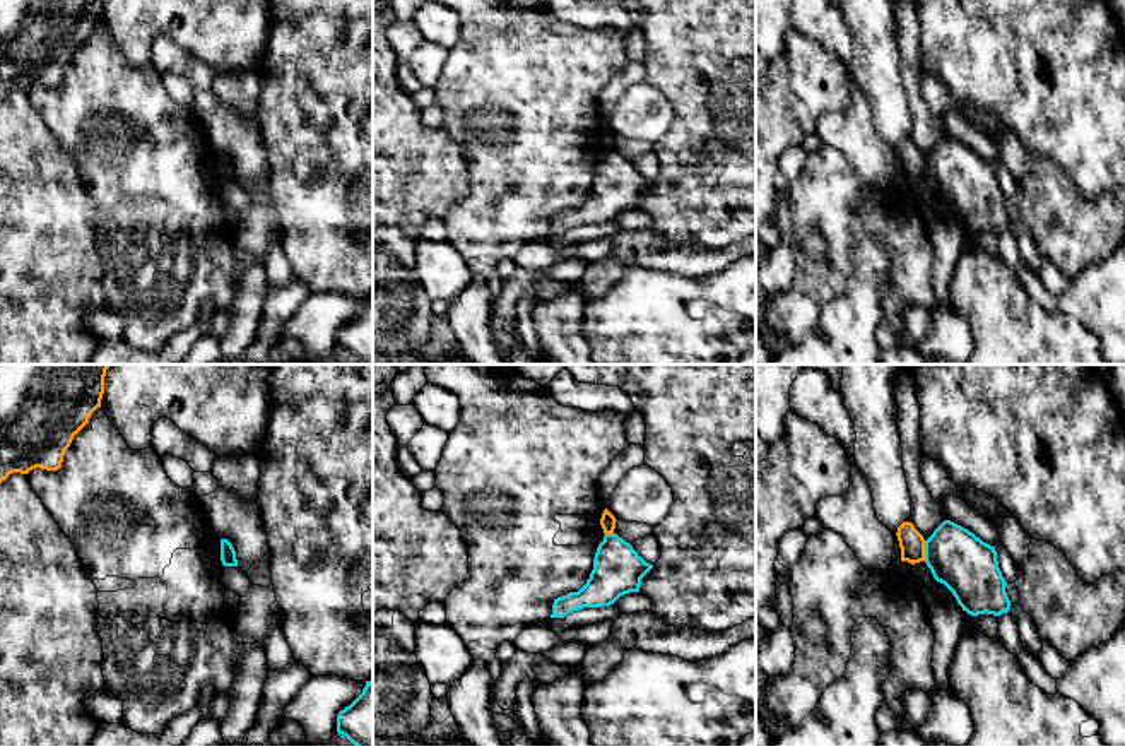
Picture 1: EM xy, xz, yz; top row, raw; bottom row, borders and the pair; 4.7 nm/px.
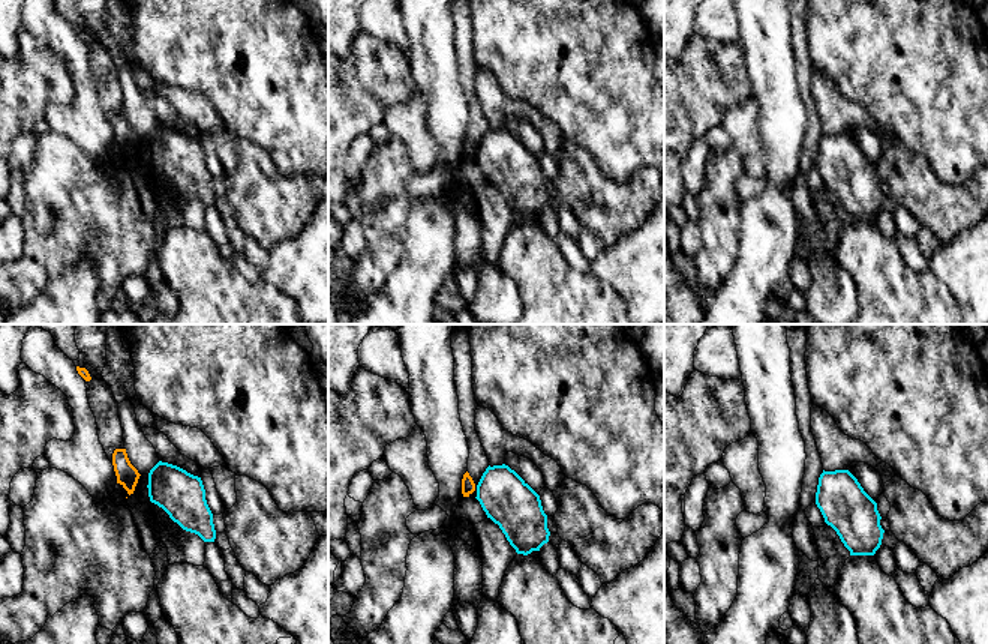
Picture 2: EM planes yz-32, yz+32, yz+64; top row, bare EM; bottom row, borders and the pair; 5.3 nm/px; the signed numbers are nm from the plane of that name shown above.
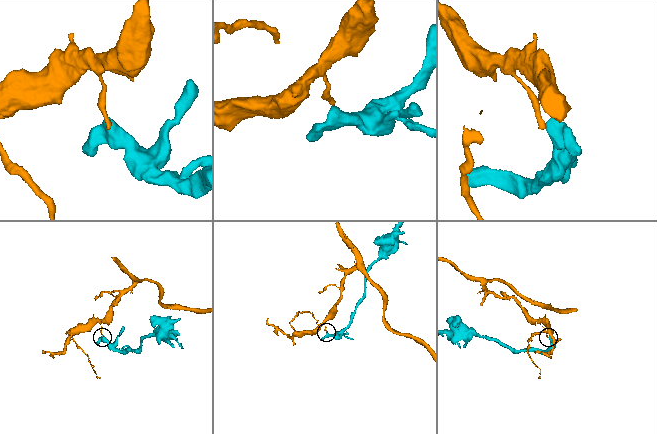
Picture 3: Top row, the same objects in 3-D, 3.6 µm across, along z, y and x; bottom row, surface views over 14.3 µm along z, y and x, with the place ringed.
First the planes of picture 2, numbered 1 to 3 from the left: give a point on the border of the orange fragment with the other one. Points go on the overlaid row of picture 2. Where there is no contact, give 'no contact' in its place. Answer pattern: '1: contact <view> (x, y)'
1: no contact
2: no contact
3: no contact

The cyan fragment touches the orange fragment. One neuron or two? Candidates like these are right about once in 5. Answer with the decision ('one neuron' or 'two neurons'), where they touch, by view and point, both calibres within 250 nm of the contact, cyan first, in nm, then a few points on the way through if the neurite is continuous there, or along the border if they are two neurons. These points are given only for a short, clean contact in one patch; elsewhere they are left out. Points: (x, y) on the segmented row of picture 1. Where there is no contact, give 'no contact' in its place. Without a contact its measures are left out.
two neurons; contact yz (925, 551); calibres 280 and 120 nm; border yz (924, 541), (925, 560)

